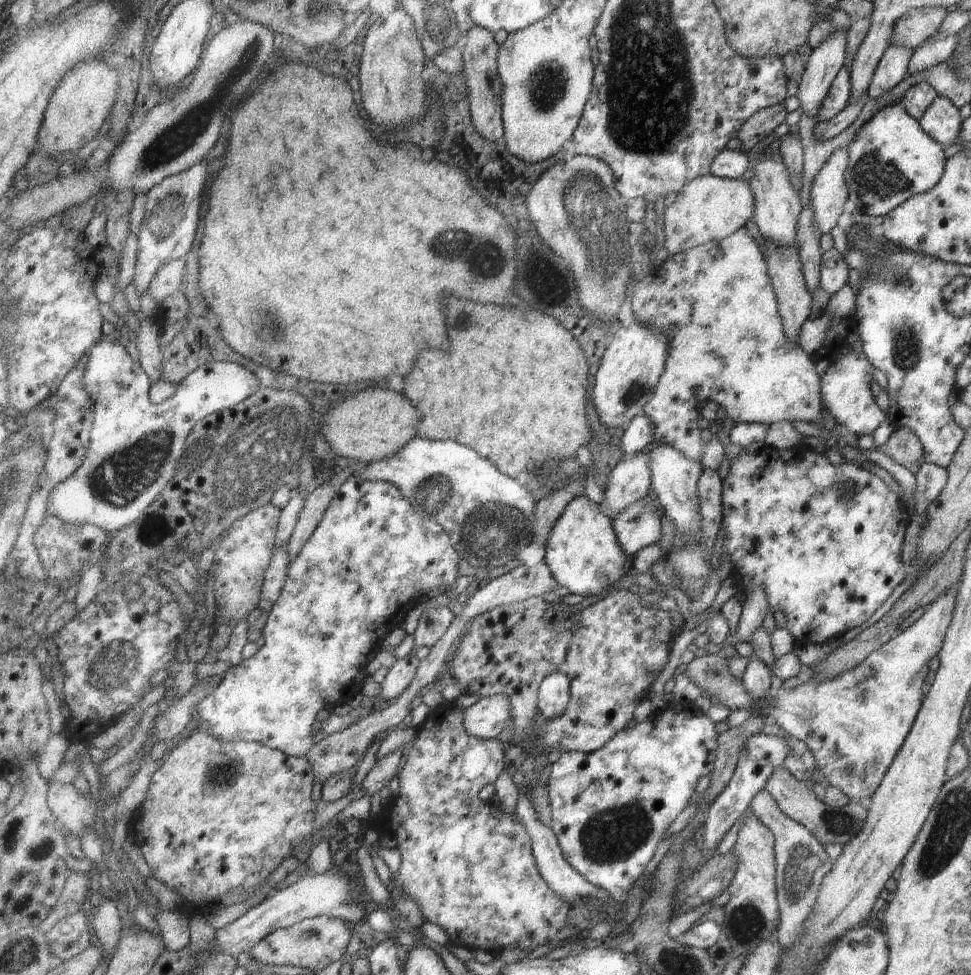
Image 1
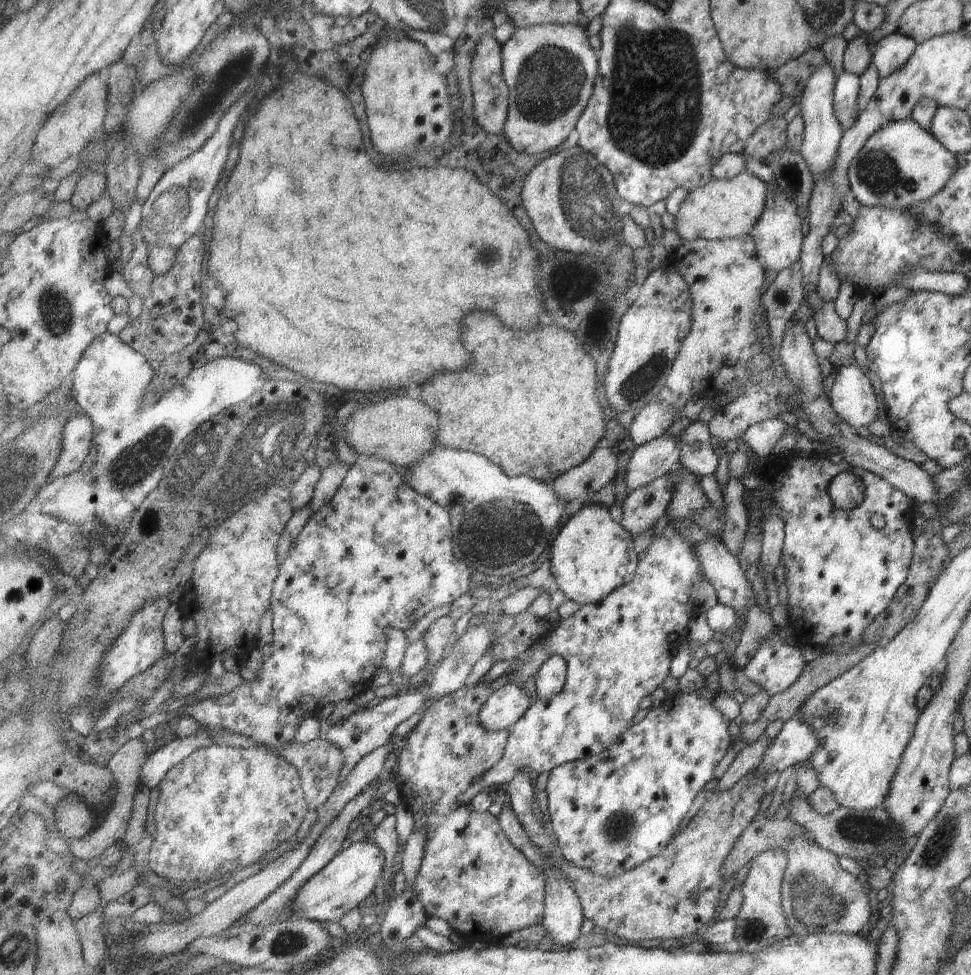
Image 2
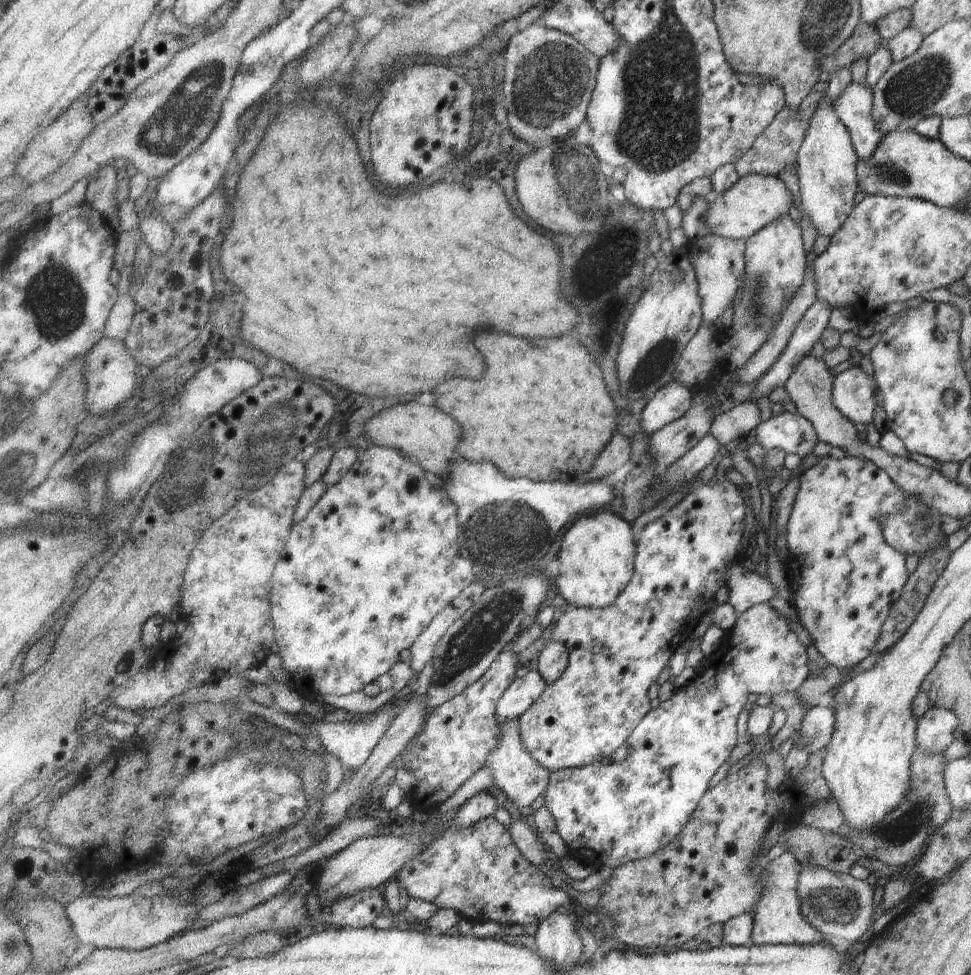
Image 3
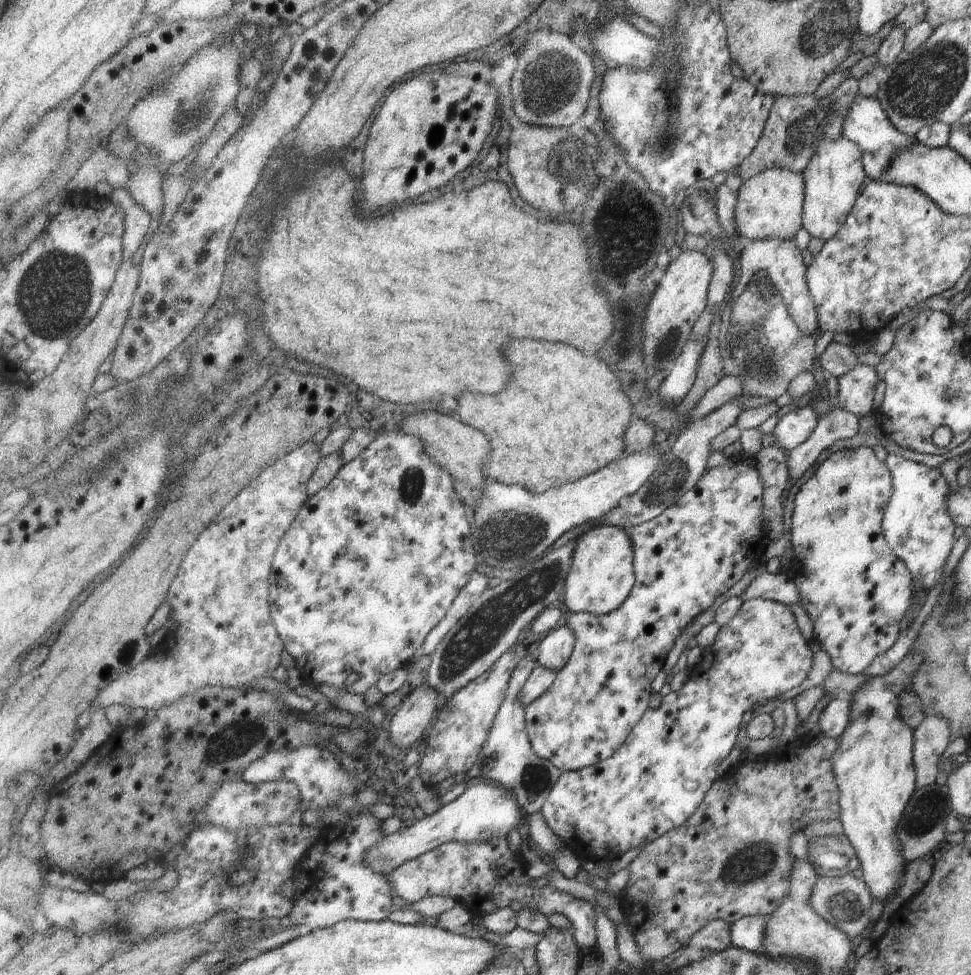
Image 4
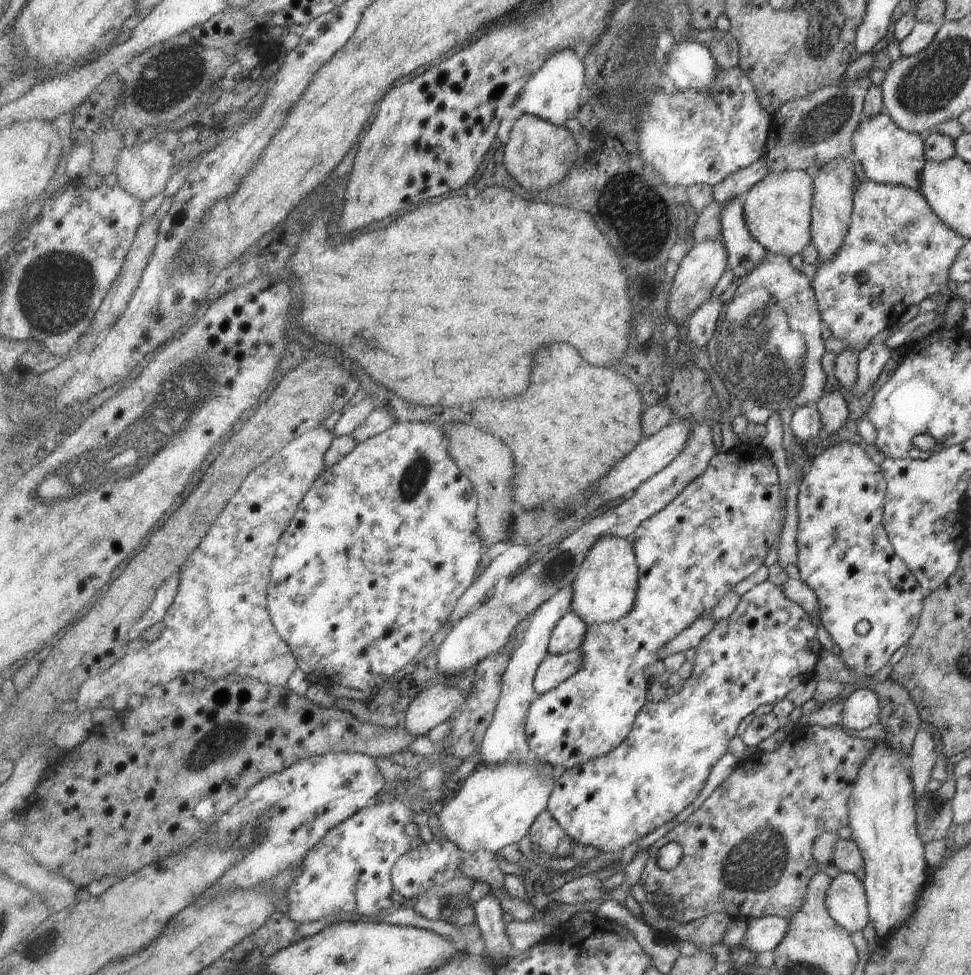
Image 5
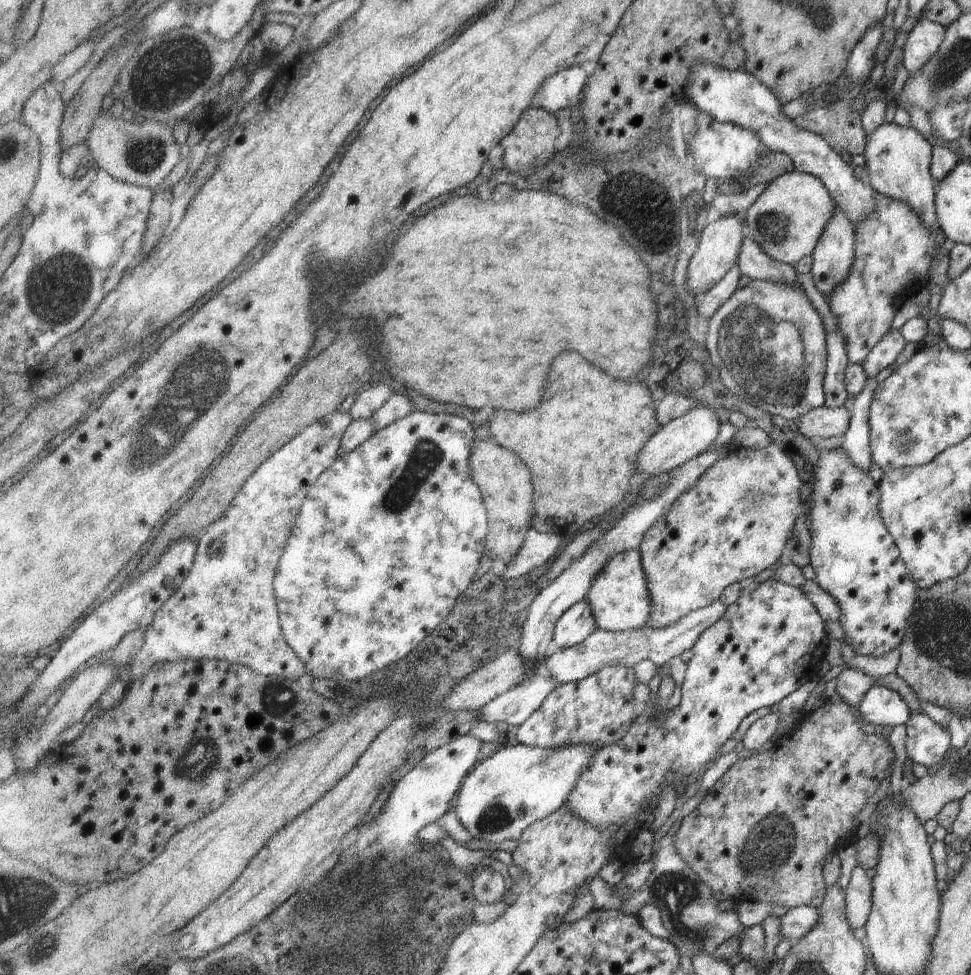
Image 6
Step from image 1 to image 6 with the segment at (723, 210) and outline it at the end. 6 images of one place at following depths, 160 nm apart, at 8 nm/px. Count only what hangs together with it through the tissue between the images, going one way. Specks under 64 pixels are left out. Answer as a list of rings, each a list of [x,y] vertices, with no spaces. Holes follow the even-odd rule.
[[[790,172],[778,176],[777,181],[769,184],[760,197],[746,211],[748,235],[761,246],[761,249],[774,260],[787,265],[795,265],[805,256],[811,256],[824,228],[836,214],[836,204],[823,182],[808,173]]]

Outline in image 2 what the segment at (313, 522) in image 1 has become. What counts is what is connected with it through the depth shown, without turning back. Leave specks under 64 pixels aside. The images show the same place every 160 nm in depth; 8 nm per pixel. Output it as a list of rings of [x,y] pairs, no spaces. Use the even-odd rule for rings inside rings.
[[[345,462],[332,464],[329,468],[323,470],[321,480],[315,487],[313,500],[309,504],[313,514],[319,512],[321,508],[330,503],[330,500],[334,499],[337,491],[344,483],[348,470],[349,466]]]

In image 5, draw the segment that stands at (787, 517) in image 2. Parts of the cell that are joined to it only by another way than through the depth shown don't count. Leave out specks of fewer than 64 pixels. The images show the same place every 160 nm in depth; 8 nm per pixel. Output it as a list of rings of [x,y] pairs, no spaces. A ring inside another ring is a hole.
[[[851,442],[835,443],[833,446],[827,447],[821,454],[810,456],[805,474],[801,484],[799,484],[799,492],[797,492],[797,537],[795,546],[797,547],[797,572],[801,582],[805,582],[813,593],[820,608],[817,608],[817,615],[820,616],[819,626],[829,634],[829,638],[833,644],[839,648],[838,658],[845,664],[848,670],[855,670],[856,675],[864,675],[870,677],[877,670],[883,668],[889,662],[891,655],[903,644],[909,641],[909,638],[915,631],[917,620],[922,608],[921,598],[924,591],[920,589],[911,572],[905,567],[905,564],[899,559],[899,556],[891,549],[891,544],[887,539],[882,524],[883,500],[885,497],[885,482],[881,476],[879,466],[875,466],[867,454],[864,452],[862,445],[851,444]],[[861,620],[869,623],[869,631],[867,634],[857,634],[855,626]]]

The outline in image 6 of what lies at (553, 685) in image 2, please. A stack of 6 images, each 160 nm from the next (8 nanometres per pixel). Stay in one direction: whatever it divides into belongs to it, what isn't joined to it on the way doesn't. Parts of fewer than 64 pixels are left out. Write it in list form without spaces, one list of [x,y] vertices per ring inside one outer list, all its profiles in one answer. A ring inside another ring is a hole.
[[[585,598],[567,610],[557,622],[554,632],[554,649],[567,649],[584,643],[598,630],[596,617]]]

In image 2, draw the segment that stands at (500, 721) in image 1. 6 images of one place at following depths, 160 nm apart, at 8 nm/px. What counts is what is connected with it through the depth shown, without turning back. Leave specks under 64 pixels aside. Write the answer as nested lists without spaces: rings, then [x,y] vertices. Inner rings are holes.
[[[507,683],[497,689],[480,712],[480,721],[490,731],[509,730],[531,707],[531,698],[518,684]]]

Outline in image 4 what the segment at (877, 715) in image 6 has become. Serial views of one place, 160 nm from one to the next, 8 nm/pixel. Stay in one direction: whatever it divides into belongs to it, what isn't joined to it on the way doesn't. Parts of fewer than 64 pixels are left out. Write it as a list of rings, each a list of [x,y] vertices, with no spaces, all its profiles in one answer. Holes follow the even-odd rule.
[[[840,696],[831,700],[817,720],[817,726],[821,730],[820,734],[828,738],[838,739],[849,722],[849,706],[851,706],[849,696]]]

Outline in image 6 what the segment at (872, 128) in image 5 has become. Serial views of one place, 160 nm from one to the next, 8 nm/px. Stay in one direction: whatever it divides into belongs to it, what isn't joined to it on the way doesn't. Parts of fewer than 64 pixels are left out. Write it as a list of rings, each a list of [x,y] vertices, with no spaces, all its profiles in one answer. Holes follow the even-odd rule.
[[[893,121],[882,123],[877,130],[866,134],[864,142],[864,180],[875,194],[905,204],[909,212],[913,212],[913,216],[917,216],[921,224],[933,234],[933,254],[931,254],[933,264],[929,266],[927,278],[928,282],[944,286],[949,281],[947,264],[949,264],[950,243],[937,225],[935,215],[935,181],[929,175],[932,147],[913,128],[897,126]]]

